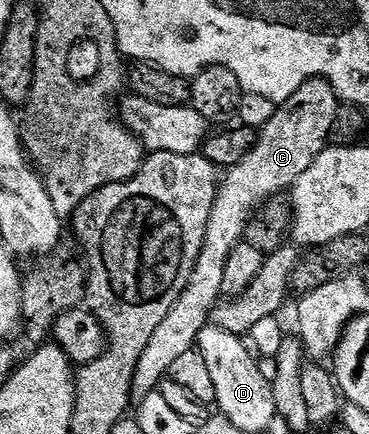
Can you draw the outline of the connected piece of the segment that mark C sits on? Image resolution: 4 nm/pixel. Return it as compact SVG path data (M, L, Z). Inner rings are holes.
M308 80L290 98L277 107L274 118L259 129L254 150L242 158L232 168L227 169L216 193L216 201L210 210L210 222L206 226L206 238L194 274L186 282L186 290L174 302L174 310L166 314L158 330L150 337L142 358L138 360L138 370L134 372L132 399L139 402L151 392L157 391L169 379L176 359L191 348L197 347L204 328L209 327L212 311L221 303L222 274L226 274L226 262L230 254L244 240L244 231L253 215L278 195L287 193L292 185L310 170L310 166L329 147L330 126L334 126L334 114L342 107L342 101L328 80Z

